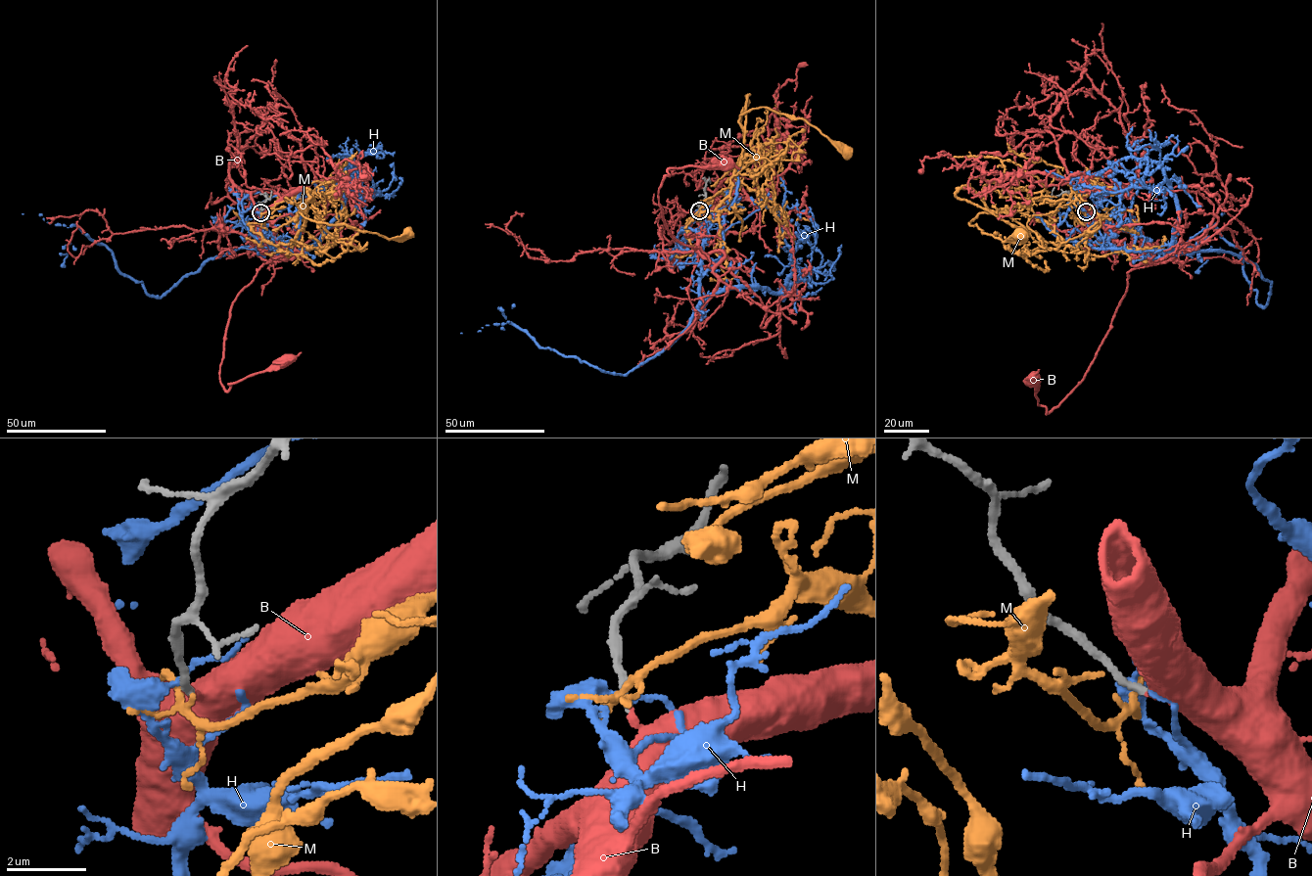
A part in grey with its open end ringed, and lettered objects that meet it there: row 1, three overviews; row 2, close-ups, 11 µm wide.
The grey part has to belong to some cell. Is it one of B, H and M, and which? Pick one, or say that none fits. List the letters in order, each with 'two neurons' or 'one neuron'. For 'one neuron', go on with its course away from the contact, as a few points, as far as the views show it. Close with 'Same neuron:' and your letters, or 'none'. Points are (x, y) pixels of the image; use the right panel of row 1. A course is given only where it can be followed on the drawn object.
B: one neuron | via (1086, 211), (1136, 257), (1131, 263), (1149, 261), (1128, 273), (1127, 289), (1083, 380), (1047, 413), (1033, 378)
H: two neurons
M: two neurons
Same neuron: B

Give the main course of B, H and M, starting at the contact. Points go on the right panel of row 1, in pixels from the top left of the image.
B: (1086, 211), (1136, 257), (1131, 263), (1149, 261), (1128, 273), (1127, 289), (1083, 380), (1047, 413), (1033, 378)
H: (1085, 210), (1112, 246), (1240, 255), (1271, 284), (1265, 306), (1242, 273), (1241, 249), (1212, 228), (1224, 213)
M: (1086, 211), (1081, 198), (1065, 195), (969, 223), (1002, 241), (1018, 236)

